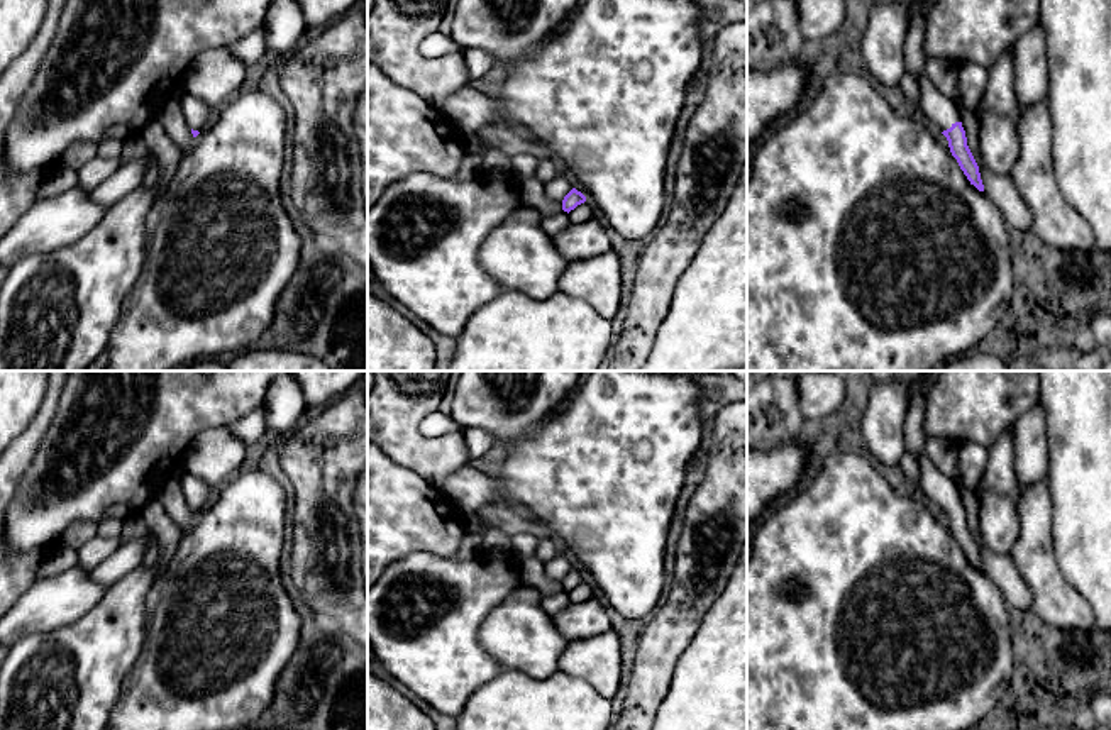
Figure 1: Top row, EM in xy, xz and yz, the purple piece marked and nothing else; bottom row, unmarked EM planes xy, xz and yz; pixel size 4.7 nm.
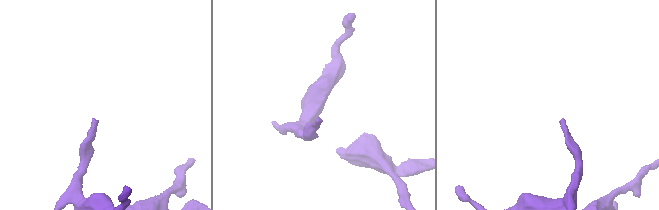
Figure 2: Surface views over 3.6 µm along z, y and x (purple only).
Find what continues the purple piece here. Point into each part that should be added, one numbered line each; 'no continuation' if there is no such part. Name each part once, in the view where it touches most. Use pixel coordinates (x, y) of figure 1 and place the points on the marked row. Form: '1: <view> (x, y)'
1: yz (940, 110)

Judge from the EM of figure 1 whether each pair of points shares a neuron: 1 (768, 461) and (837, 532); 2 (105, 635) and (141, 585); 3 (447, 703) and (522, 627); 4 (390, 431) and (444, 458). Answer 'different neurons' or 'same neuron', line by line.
1: different neurons
2: same neuron
3: different neurons
4: same neuron

